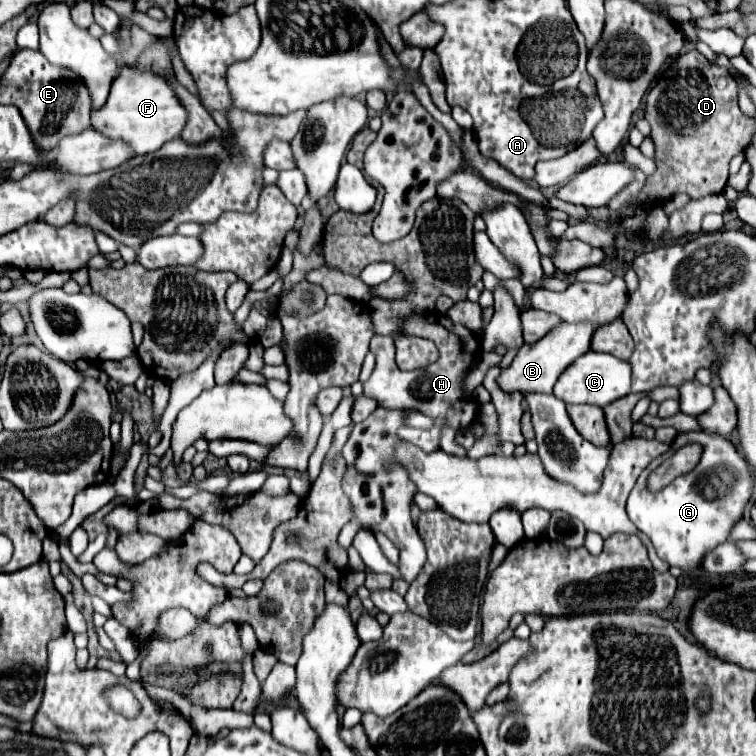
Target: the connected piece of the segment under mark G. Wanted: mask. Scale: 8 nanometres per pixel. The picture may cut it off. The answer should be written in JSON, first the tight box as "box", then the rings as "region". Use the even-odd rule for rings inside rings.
{"box":[628,430,754,572],"region":[[[704,430],[680,432],[674,438],[670,450],[658,456],[640,474],[628,498],[628,516],[636,524],[636,528],[652,540],[662,560],[666,560],[670,566],[682,568],[684,572],[692,572],[698,568],[698,564],[702,564],[702,556],[706,556],[710,548],[724,544],[728,540],[730,528],[734,528],[734,520],[738,520],[738,516],[744,514],[744,508],[748,506],[752,492],[754,492],[754,476],[750,472],[750,466],[730,440],[726,440],[720,434],[708,434]],[[690,442],[704,446],[700,464],[692,472],[678,476],[662,492],[650,494],[646,490],[648,474],[656,466],[660,466],[666,458],[670,458],[678,448]]]}

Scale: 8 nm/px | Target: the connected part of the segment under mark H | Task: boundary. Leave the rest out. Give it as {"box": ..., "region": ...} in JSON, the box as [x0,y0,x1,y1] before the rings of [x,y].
{"box":[364,312,480,452],"region":[[[438,312],[406,318],[400,334],[402,336],[414,334],[420,338],[434,340],[440,350],[440,358],[422,370],[404,372],[394,362],[394,352],[396,352],[394,340],[396,340],[398,332],[390,334],[390,336],[374,336],[370,342],[370,352],[374,352],[374,356],[376,356],[376,366],[370,374],[370,378],[364,382],[364,392],[368,396],[376,398],[382,408],[412,408],[412,410],[418,410],[426,416],[432,416],[436,420],[436,426],[432,430],[420,432],[414,428],[404,428],[402,440],[416,444],[424,452],[434,452],[440,448],[442,424],[448,424],[454,430],[462,430],[462,428],[468,428],[476,420],[478,404],[472,400],[462,400],[464,398],[462,380],[464,380],[466,372],[470,370],[470,366],[476,362],[480,346],[478,346],[476,336],[468,328],[462,328],[458,324],[450,324],[450,318],[444,314],[438,314]]]}

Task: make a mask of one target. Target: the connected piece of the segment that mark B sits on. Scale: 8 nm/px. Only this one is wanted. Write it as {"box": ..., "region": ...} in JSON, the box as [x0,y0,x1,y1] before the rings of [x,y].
{"box":[498,322,594,396],"region":[[[588,322],[582,324],[558,324],[552,334],[548,334],[548,346],[544,346],[544,340],[539,340],[534,344],[524,344],[518,350],[512,364],[500,372],[498,376],[498,386],[502,390],[512,390],[520,392],[522,396],[530,393],[552,394],[554,382],[558,380],[558,376],[582,354],[586,354],[590,350],[590,338],[592,338],[594,326]]]}

